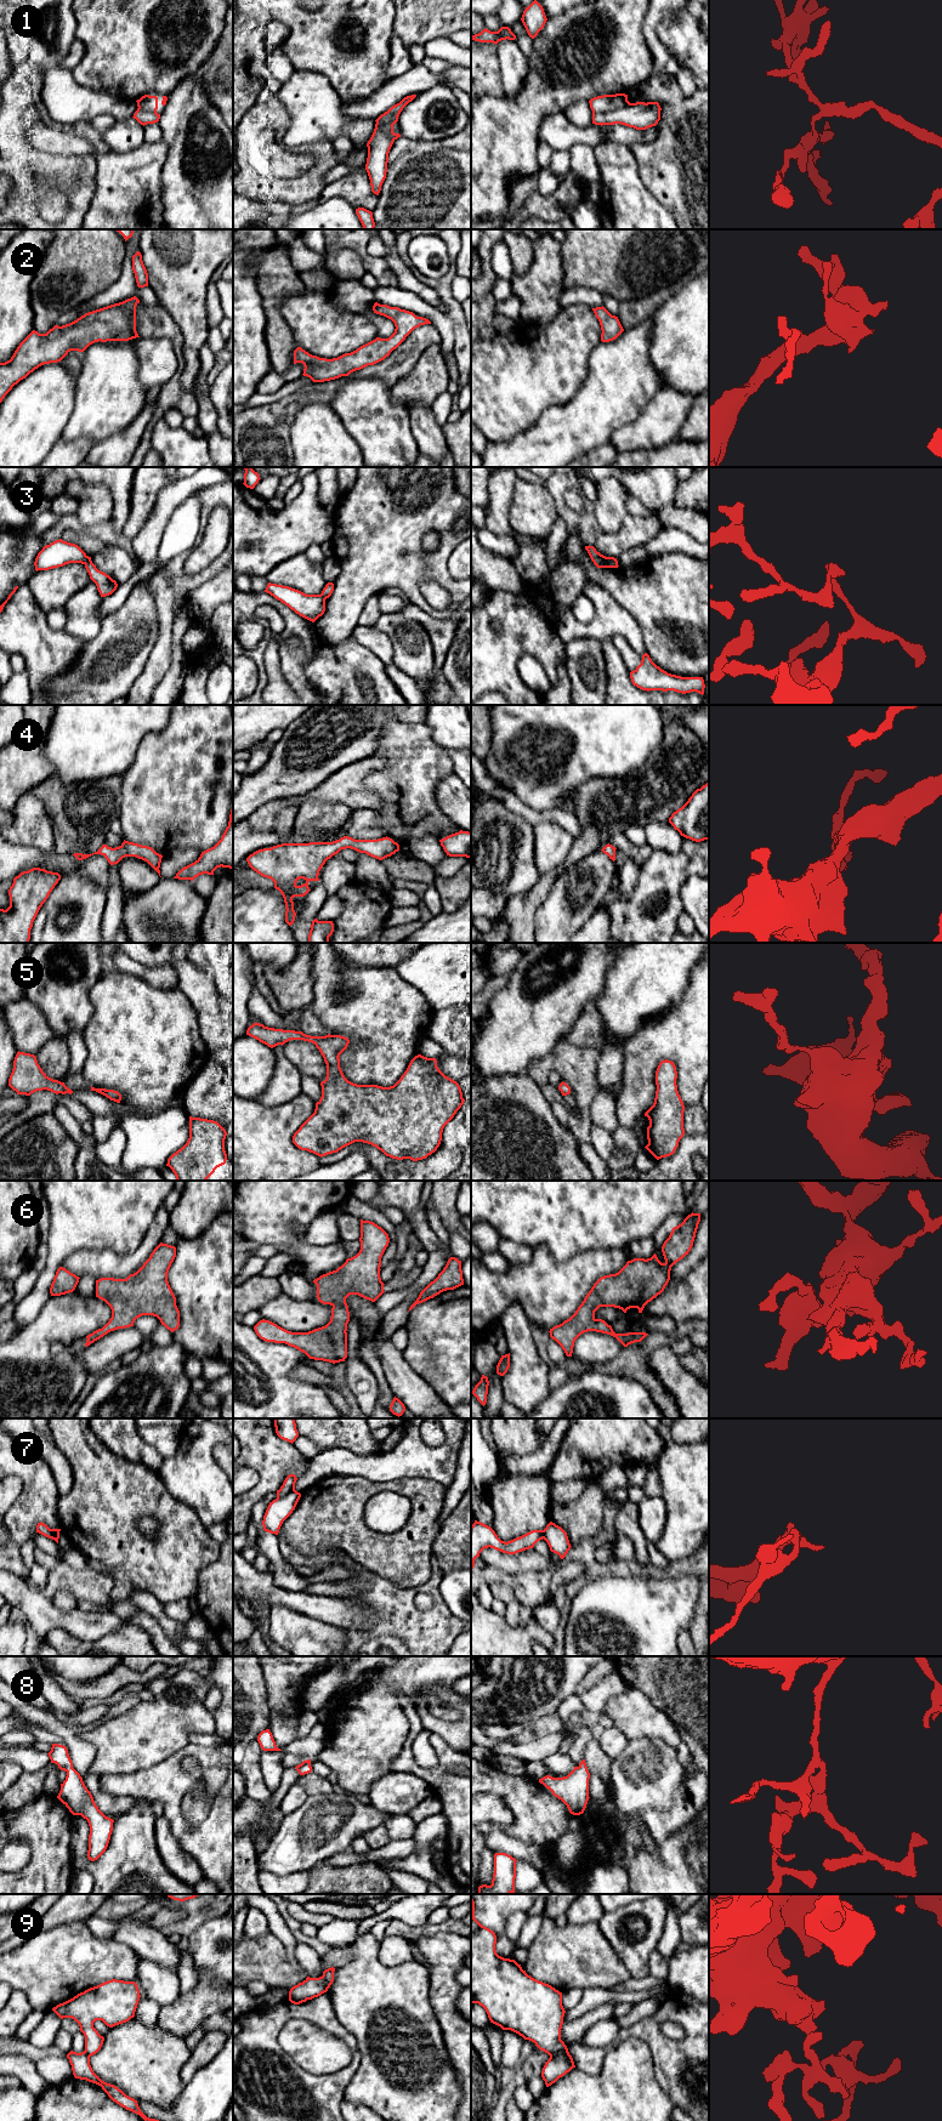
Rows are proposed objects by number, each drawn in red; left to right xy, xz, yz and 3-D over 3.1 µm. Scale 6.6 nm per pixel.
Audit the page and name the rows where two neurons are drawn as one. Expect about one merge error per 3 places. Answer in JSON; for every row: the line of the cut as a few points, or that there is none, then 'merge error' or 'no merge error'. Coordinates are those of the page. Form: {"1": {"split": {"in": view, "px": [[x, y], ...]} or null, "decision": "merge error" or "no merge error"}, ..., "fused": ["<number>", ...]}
{"1": {"split": {"in": "yz", "px": [[628, 101], [611, 111], [596, 111], [592, 113]]}, "decision": "merge error"}, "2": {"split": null, "decision": "no merge error"}, "3": {"split": {"in": "yz", "px": [[596, 552], [605, 567]]}, "decision": "merge error"}, "4": {"split": null, "decision": "no merge error"}, "5": {"split": null, "decision": "no merge error"}, "6": {"split": null, "decision": "no merge error"}, "7": {"split": {"in": "xz", "px": [[294, 1488], [277, 1499]]}, "decision": "merge error"}, "8": {"split": null, "decision": "no merge error"}, "9": {"split": {"in": "yz", "px": [[567, 2050], [554, 2053], [550, 2057]]}, "decision": "merge error"}, "fused": ["1", "3", "7", "9"]}

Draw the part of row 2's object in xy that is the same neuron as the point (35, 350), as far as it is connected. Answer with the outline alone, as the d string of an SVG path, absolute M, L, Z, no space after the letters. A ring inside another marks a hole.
M134 296L89 313L76 320L58 326L55 325L46 334L33 330L17 347L10 360L0 363L0 403L21 380L44 364L61 362L70 351L84 352L95 342L129 341L140 337L136 331L136 306L140 300Z

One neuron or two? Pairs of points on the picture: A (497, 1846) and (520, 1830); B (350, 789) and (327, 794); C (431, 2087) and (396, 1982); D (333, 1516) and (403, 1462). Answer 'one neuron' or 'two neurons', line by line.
A: two neurons
B: one neuron
C: one neuron
D: two neurons

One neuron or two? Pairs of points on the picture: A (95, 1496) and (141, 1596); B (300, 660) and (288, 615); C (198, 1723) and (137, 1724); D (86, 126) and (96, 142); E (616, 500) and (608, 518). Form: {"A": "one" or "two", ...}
{"A": "two", "B": "one", "C": "one", "D": "one", "E": "one"}

